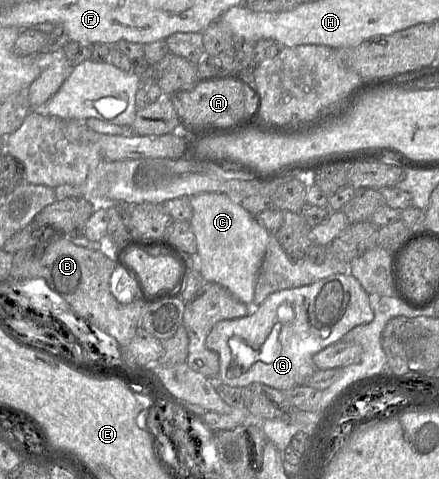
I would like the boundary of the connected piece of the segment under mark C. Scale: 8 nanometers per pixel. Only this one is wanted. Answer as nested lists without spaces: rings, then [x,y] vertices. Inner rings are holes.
[[[202,193],[189,197],[193,215],[190,220],[197,244],[196,263],[206,282],[217,283],[247,306],[252,306],[259,270],[271,234],[261,226],[255,216],[241,205],[241,199],[232,199],[222,193]]]

